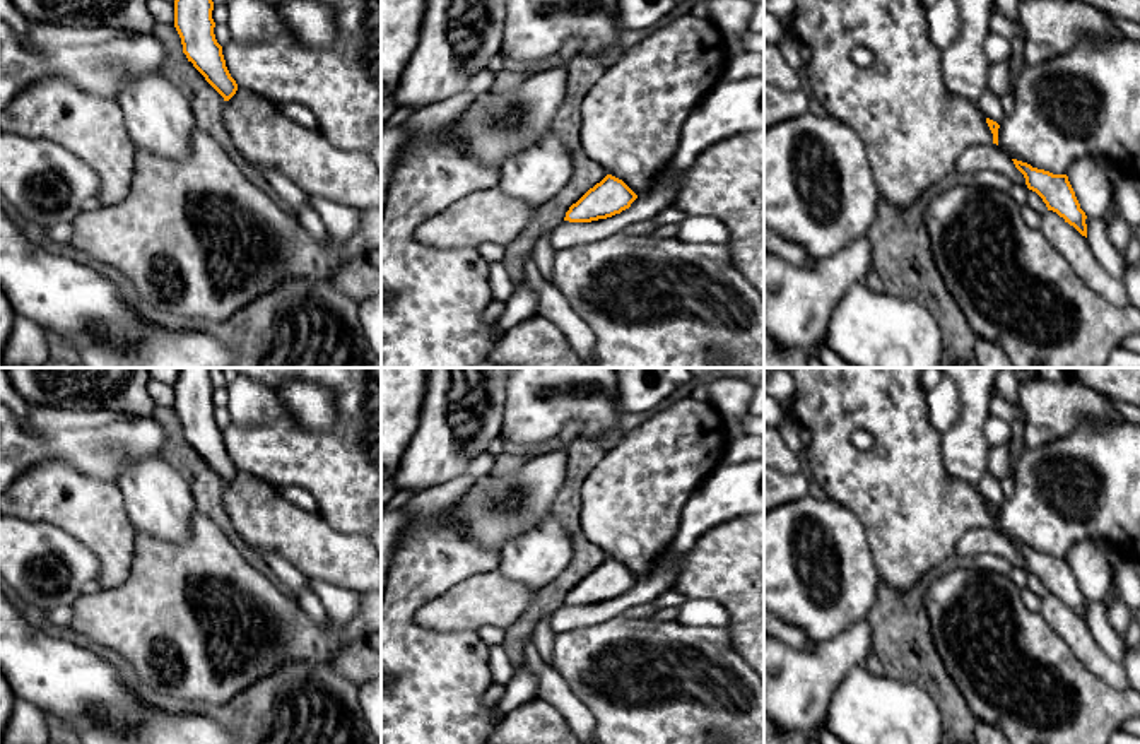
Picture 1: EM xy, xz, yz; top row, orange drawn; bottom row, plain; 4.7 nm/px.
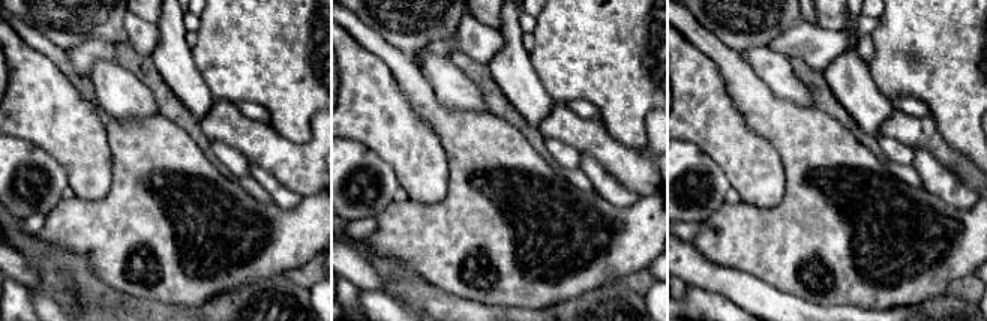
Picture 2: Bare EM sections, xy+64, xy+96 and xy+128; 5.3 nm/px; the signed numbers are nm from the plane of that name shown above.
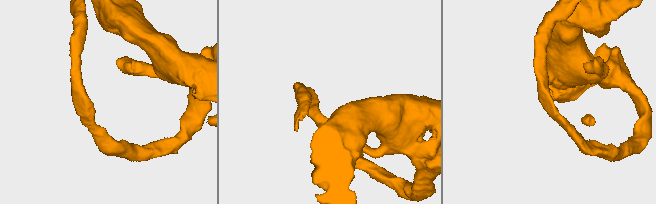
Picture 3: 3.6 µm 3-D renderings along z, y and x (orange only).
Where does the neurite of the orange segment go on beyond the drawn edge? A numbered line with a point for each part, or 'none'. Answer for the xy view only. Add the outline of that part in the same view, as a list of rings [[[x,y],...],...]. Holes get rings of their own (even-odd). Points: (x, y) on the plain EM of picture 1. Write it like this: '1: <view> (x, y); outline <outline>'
1: xy (260, 515); outline [[[238,469],[222,505],[238,537],[258,554],[280,554],[311,580],[361,593],[381,590],[381,556],[373,540],[333,530],[318,513],[289,503],[279,486]]]

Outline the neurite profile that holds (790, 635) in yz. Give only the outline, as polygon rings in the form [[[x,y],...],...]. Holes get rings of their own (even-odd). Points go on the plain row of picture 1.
[[[764,611],[764,635],[786,643],[791,648],[803,648],[810,641],[802,629],[778,621],[767,611]]]

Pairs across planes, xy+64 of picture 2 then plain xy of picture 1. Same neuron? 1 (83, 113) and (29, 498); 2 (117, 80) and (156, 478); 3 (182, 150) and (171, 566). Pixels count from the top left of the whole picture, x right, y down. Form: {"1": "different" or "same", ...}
{"1": "same", "2": "same", "3": "same"}

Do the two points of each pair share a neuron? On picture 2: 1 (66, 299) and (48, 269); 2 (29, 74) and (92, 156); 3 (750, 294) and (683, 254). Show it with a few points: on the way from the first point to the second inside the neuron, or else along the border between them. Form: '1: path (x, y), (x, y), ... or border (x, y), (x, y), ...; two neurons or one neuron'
1: path (66, 291), (51, 276); one neuron
2: path (38, 95), (75, 135); one neuron
3: path (734, 284), (699, 270); one neuron

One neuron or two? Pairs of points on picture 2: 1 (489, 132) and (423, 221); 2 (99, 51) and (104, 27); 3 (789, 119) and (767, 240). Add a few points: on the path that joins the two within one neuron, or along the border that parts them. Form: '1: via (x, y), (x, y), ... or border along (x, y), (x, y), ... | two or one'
1: via (480, 156), (464, 174), (462, 192), (447, 207) | one
2: border along (117, 44), (86, 39), (68, 48) | two
3: via (798, 149), (797, 210) | one

